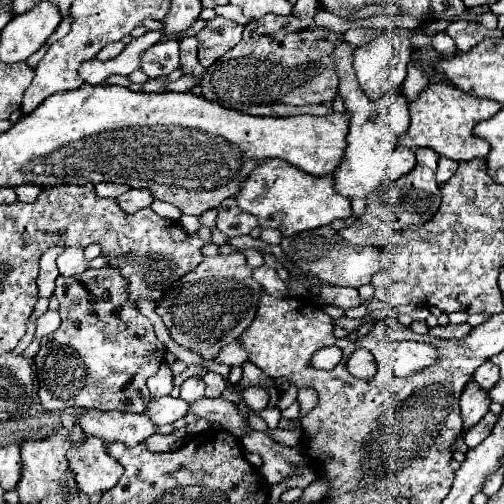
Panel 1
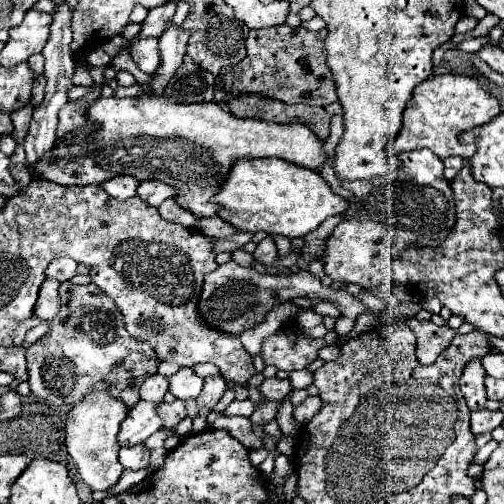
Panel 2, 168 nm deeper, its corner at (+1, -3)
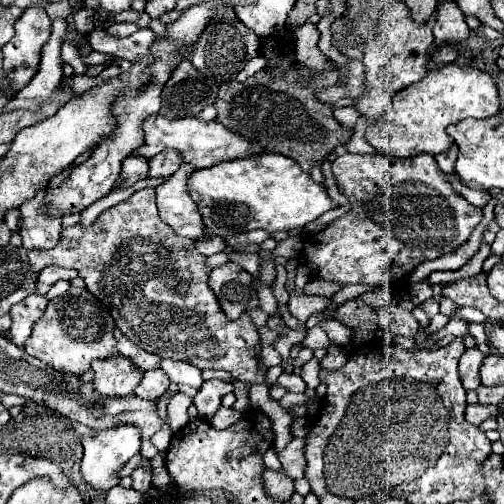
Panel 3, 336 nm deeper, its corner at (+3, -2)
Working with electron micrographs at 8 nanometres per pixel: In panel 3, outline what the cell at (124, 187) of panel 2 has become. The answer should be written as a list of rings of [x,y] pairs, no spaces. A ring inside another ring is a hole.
[[[127,156],[123,160],[123,168],[121,168],[121,182],[115,184],[115,188],[129,188],[135,182],[147,178],[147,160],[141,160],[139,156]]]

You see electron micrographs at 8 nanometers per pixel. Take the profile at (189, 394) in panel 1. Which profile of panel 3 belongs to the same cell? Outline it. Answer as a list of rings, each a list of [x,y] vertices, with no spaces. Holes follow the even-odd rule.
[[[163,360],[161,362],[161,370],[169,376],[171,382],[175,384],[187,384],[193,388],[201,388],[203,378],[201,378],[201,370],[195,368],[193,364],[185,364],[185,362],[175,362],[175,360]]]

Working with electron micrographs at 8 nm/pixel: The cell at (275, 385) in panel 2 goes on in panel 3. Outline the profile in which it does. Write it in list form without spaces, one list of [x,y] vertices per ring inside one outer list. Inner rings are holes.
[[[281,374],[277,378],[277,384],[283,386],[287,392],[303,392],[307,388],[305,382],[303,382],[303,378],[297,376],[297,374]]]

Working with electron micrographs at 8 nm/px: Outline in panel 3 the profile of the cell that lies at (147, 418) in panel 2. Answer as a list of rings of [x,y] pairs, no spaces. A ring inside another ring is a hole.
[[[121,424],[121,426],[113,426],[109,430],[97,430],[91,436],[81,436],[81,444],[83,444],[83,460],[81,460],[81,474],[83,478],[97,490],[109,490],[113,488],[119,478],[115,476],[117,468],[121,468],[121,464],[125,464],[131,456],[135,456],[139,452],[139,444],[141,444],[141,428],[135,424]]]

